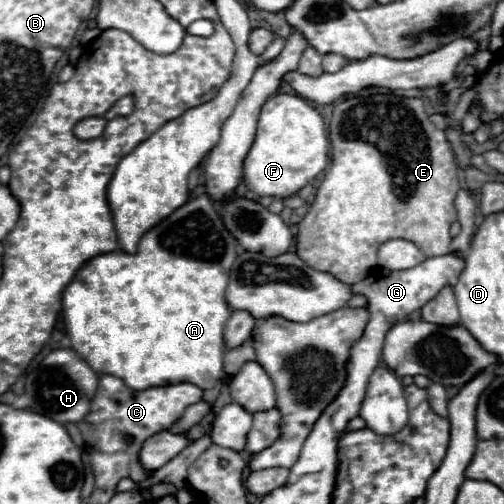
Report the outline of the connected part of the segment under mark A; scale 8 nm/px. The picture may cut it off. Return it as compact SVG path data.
M199 195L181 205L139 241L135 255L113 251L91 259L79 269L63 291L63 317L73 351L89 361L99 375L115 375L135 391L161 385L193 383L213 389L223 375L223 329L231 317L225 301L229 271L237 259L237 241L227 233L209 195Z

